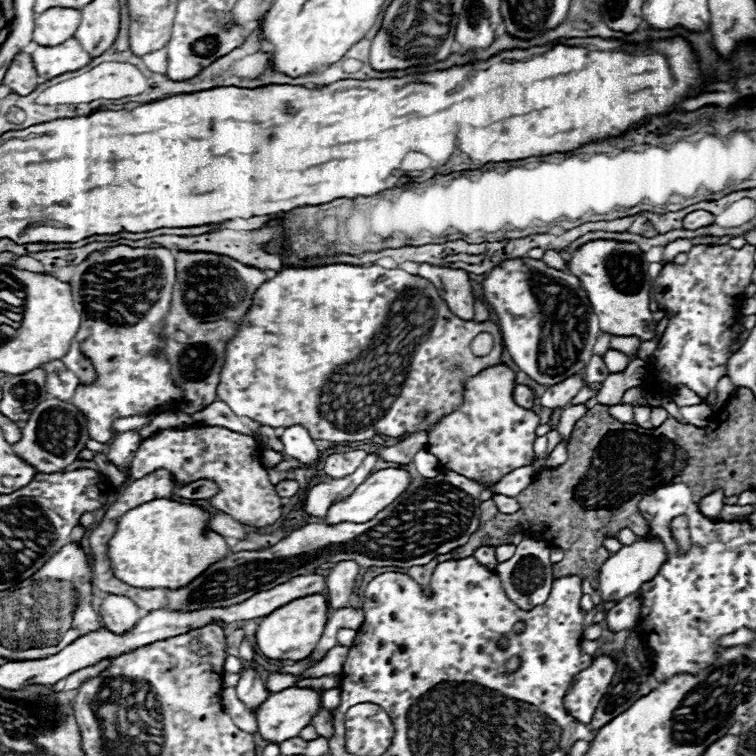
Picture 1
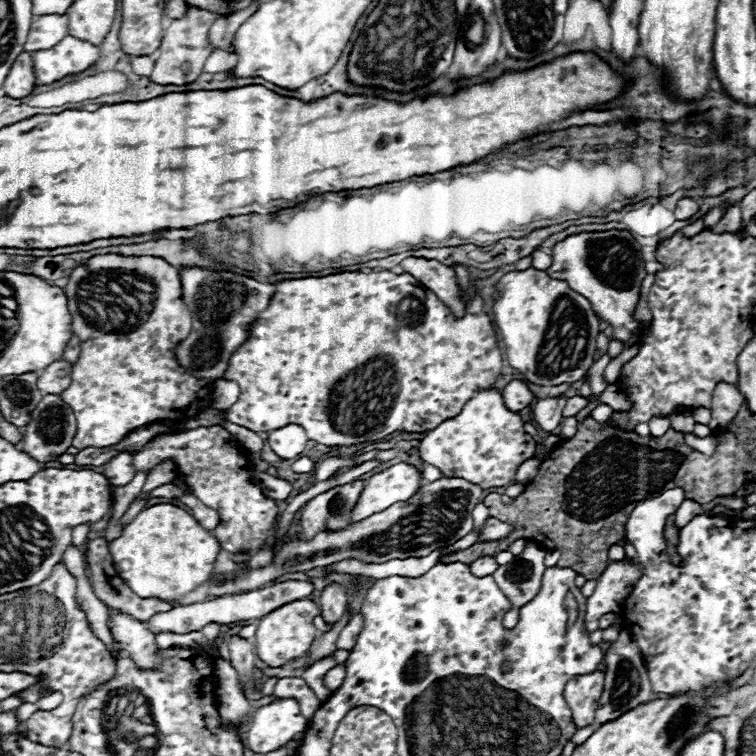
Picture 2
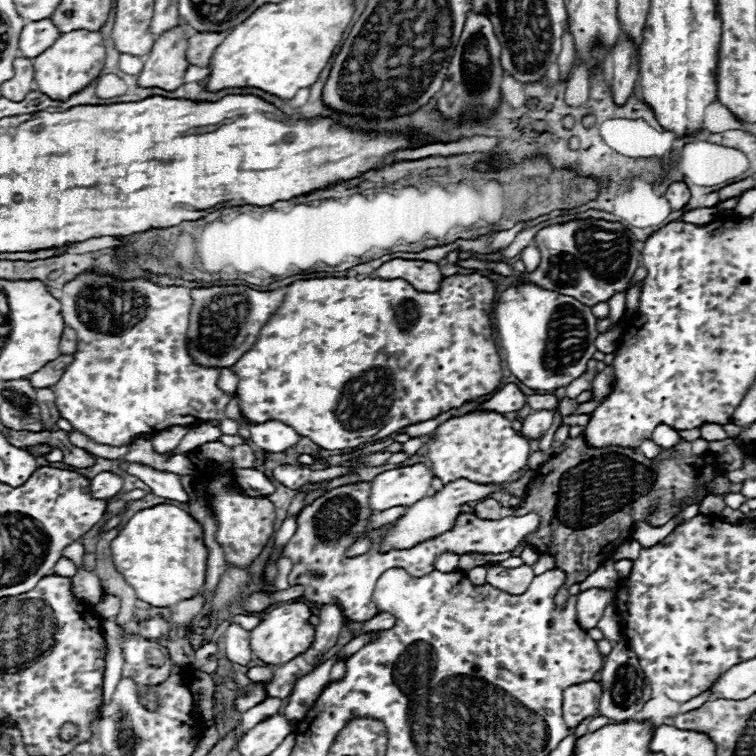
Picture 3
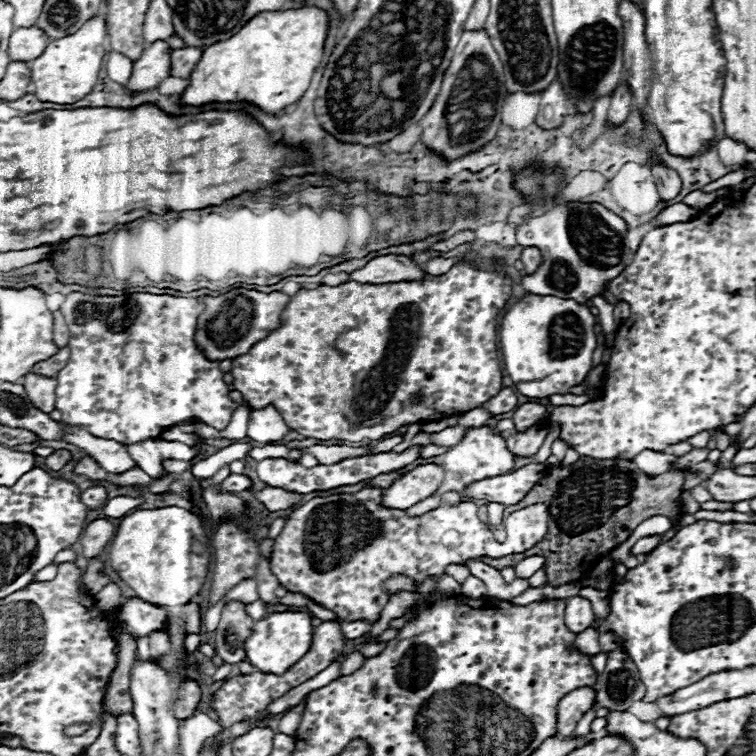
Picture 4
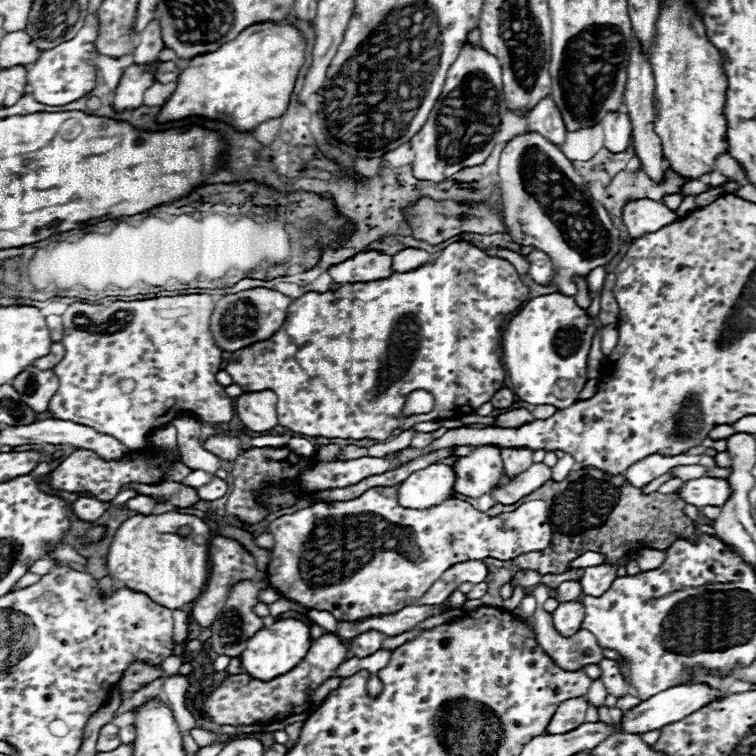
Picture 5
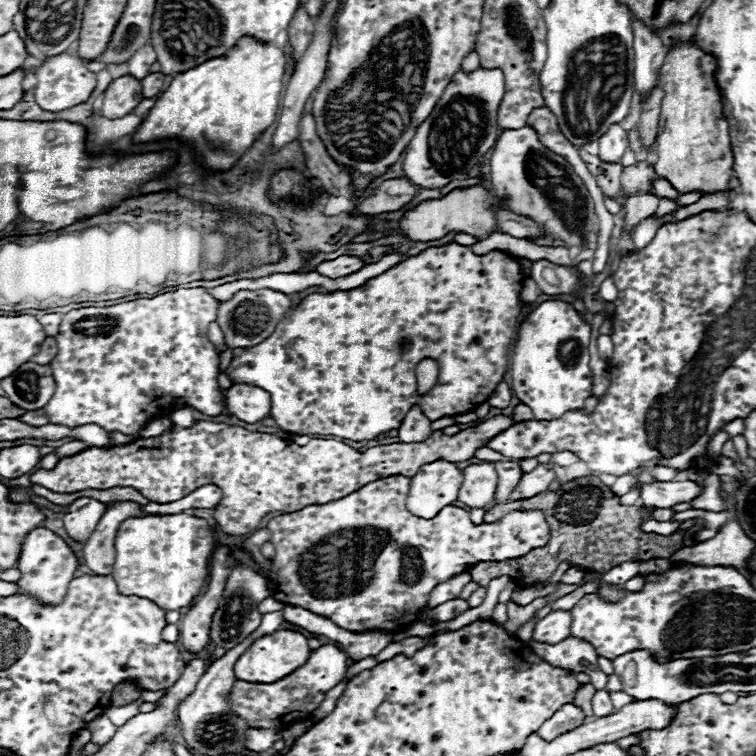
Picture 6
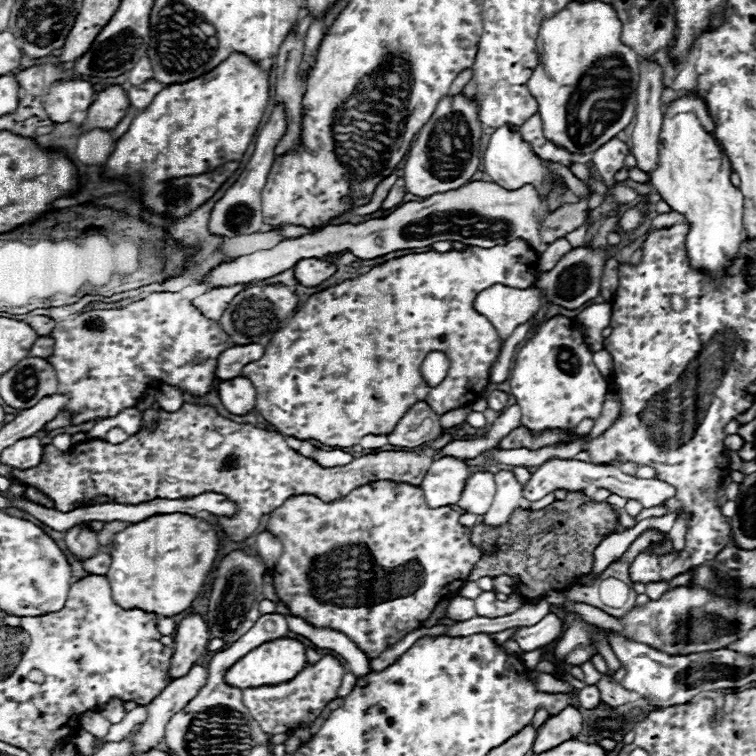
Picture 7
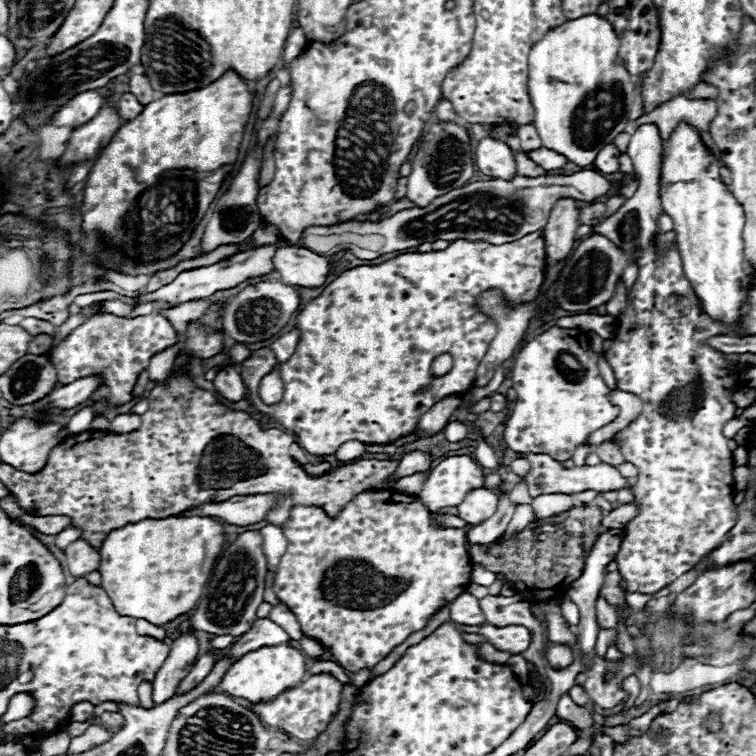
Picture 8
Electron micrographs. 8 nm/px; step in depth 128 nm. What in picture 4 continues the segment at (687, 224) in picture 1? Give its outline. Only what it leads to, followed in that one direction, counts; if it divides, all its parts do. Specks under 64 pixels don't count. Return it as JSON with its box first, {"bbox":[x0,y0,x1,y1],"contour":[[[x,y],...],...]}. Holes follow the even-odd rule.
{"bbox":[652,164,682,200],"contour":[[[658,164],[658,166],[652,168],[652,176],[656,180],[656,188],[658,188],[658,194],[660,194],[662,200],[672,200],[680,194],[682,180],[672,168],[666,168],[666,166]]]}

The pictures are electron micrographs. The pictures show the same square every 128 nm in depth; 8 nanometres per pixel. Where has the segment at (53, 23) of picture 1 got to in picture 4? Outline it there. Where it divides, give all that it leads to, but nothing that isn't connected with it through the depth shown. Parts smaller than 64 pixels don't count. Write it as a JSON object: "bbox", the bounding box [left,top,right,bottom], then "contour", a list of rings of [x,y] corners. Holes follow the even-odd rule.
{"bbox":[8,26,52,62],"contour":[[[38,26],[16,28],[14,34],[10,36],[10,44],[8,44],[10,60],[18,60],[18,62],[34,60],[44,52],[48,42],[52,42],[52,40]]]}

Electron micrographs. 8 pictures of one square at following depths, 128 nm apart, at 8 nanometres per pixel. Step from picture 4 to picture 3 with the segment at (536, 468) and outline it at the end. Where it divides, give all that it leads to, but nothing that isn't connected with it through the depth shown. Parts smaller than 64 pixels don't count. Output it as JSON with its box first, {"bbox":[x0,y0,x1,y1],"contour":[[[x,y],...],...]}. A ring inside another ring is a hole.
{"bbox":[380,472,534,552],"contour":[[[526,472],[522,478],[518,478],[514,482],[506,482],[502,486],[496,486],[496,484],[474,484],[474,482],[468,482],[464,478],[460,478],[456,482],[448,482],[448,484],[444,484],[444,488],[440,492],[436,492],[432,496],[424,496],[420,502],[416,502],[412,506],[406,506],[406,514],[396,518],[394,526],[382,538],[380,552],[408,550],[408,548],[412,548],[412,546],[416,546],[416,544],[420,544],[424,540],[436,538],[438,534],[444,534],[448,530],[452,530],[456,518],[462,512],[460,506],[466,504],[466,502],[478,502],[478,500],[484,500],[484,498],[490,498],[494,492],[512,492],[514,496],[524,498],[526,492],[528,492],[528,486],[532,484],[532,478],[534,478],[534,472]]]}

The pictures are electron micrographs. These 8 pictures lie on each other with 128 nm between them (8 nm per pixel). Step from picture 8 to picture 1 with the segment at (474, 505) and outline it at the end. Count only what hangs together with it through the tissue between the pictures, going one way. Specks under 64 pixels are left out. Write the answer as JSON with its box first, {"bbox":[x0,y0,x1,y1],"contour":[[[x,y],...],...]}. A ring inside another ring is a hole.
{"bbox":[426,364,540,486],"contour":[[[496,364],[480,370],[466,384],[464,402],[432,426],[428,432],[426,450],[432,452],[438,462],[472,478],[480,484],[490,486],[502,476],[510,474],[520,466],[528,466],[534,460],[534,440],[540,418],[536,412],[516,406],[512,394],[516,386],[516,372],[506,364]]]}

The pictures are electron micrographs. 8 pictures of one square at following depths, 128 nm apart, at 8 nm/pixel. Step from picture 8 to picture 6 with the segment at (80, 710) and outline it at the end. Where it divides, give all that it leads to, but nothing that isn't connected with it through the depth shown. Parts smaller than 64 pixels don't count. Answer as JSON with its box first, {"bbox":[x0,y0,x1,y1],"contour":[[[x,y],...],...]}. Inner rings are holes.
{"bbox":[88,714,118,744],"contour":[[[104,714],[94,718],[88,726],[90,726],[90,732],[92,732],[92,742],[94,744],[108,744],[114,738],[116,730],[118,730]]]}

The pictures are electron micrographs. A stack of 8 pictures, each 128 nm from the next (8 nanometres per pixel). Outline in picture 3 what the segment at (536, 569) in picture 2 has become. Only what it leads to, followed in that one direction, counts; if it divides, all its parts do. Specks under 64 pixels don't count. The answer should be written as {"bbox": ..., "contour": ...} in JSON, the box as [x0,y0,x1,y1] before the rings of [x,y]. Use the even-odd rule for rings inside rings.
{"bbox":[486,564,534,596],"contour":[[[494,564],[494,566],[488,566],[486,582],[508,594],[520,596],[528,590],[532,578],[534,578],[534,566],[522,564],[518,568],[502,568],[502,566]]]}

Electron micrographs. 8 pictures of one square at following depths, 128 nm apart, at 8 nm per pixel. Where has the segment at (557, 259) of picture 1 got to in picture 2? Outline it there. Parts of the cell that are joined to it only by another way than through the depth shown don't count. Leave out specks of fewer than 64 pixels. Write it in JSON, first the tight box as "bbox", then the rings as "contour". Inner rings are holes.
{"bbox":[532,250,552,270],"contour":[[[536,250],[536,252],[532,252],[532,266],[534,268],[538,268],[538,270],[546,270],[548,266],[552,266],[552,256],[550,254],[546,254],[546,252],[542,252],[542,250]]]}

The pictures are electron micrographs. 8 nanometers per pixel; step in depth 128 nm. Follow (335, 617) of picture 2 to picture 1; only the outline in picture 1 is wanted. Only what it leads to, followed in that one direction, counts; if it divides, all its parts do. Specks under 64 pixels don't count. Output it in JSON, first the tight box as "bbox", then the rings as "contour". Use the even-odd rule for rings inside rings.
{"bbox":[328,560,360,610],"contour":[[[344,560],[336,562],[334,568],[328,570],[328,602],[332,610],[338,610],[348,604],[354,580],[360,572],[360,566],[354,560]]]}

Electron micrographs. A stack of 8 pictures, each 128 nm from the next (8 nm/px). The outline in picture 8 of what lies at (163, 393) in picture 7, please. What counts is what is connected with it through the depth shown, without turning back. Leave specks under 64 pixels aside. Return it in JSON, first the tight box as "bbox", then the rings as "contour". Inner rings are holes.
{"bbox":[148,348,176,384],"contour":[[[176,348],[166,350],[164,354],[158,354],[152,358],[152,362],[148,366],[148,376],[152,382],[156,382],[156,384],[164,382],[170,376],[170,372],[174,370],[174,364],[172,364],[174,356],[176,356]]]}

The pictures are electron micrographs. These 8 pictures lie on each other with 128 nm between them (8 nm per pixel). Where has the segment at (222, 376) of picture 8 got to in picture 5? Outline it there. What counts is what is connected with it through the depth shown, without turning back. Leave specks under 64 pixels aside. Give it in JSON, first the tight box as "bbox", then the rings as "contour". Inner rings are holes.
{"bbox":[234,390,278,434],"contour":[[[270,390],[238,396],[234,400],[234,410],[250,432],[264,434],[274,430],[274,426],[278,426],[276,394]]]}

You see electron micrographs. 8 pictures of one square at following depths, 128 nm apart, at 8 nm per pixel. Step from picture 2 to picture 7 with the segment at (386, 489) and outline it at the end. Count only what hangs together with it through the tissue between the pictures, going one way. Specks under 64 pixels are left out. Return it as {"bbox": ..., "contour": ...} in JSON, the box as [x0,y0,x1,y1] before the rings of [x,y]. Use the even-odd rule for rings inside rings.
{"bbox":[420,456,470,508],"contour":[[[452,456],[438,458],[430,464],[420,488],[424,492],[426,504],[430,508],[440,506],[454,506],[460,500],[460,494],[470,478],[470,470],[466,462],[460,462]]]}

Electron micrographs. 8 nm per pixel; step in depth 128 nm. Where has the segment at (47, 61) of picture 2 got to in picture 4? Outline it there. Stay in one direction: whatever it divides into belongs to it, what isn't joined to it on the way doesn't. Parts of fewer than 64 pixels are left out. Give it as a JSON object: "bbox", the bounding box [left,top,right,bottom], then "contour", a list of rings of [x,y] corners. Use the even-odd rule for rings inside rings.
{"bbox":[30,16,106,104],"contour":[[[96,16],[76,32],[64,38],[52,40],[40,58],[30,62],[32,82],[36,84],[36,96],[42,102],[54,104],[74,104],[86,94],[92,92],[94,84],[98,82],[98,72],[102,66],[102,58],[106,54],[106,24],[104,16]]]}

